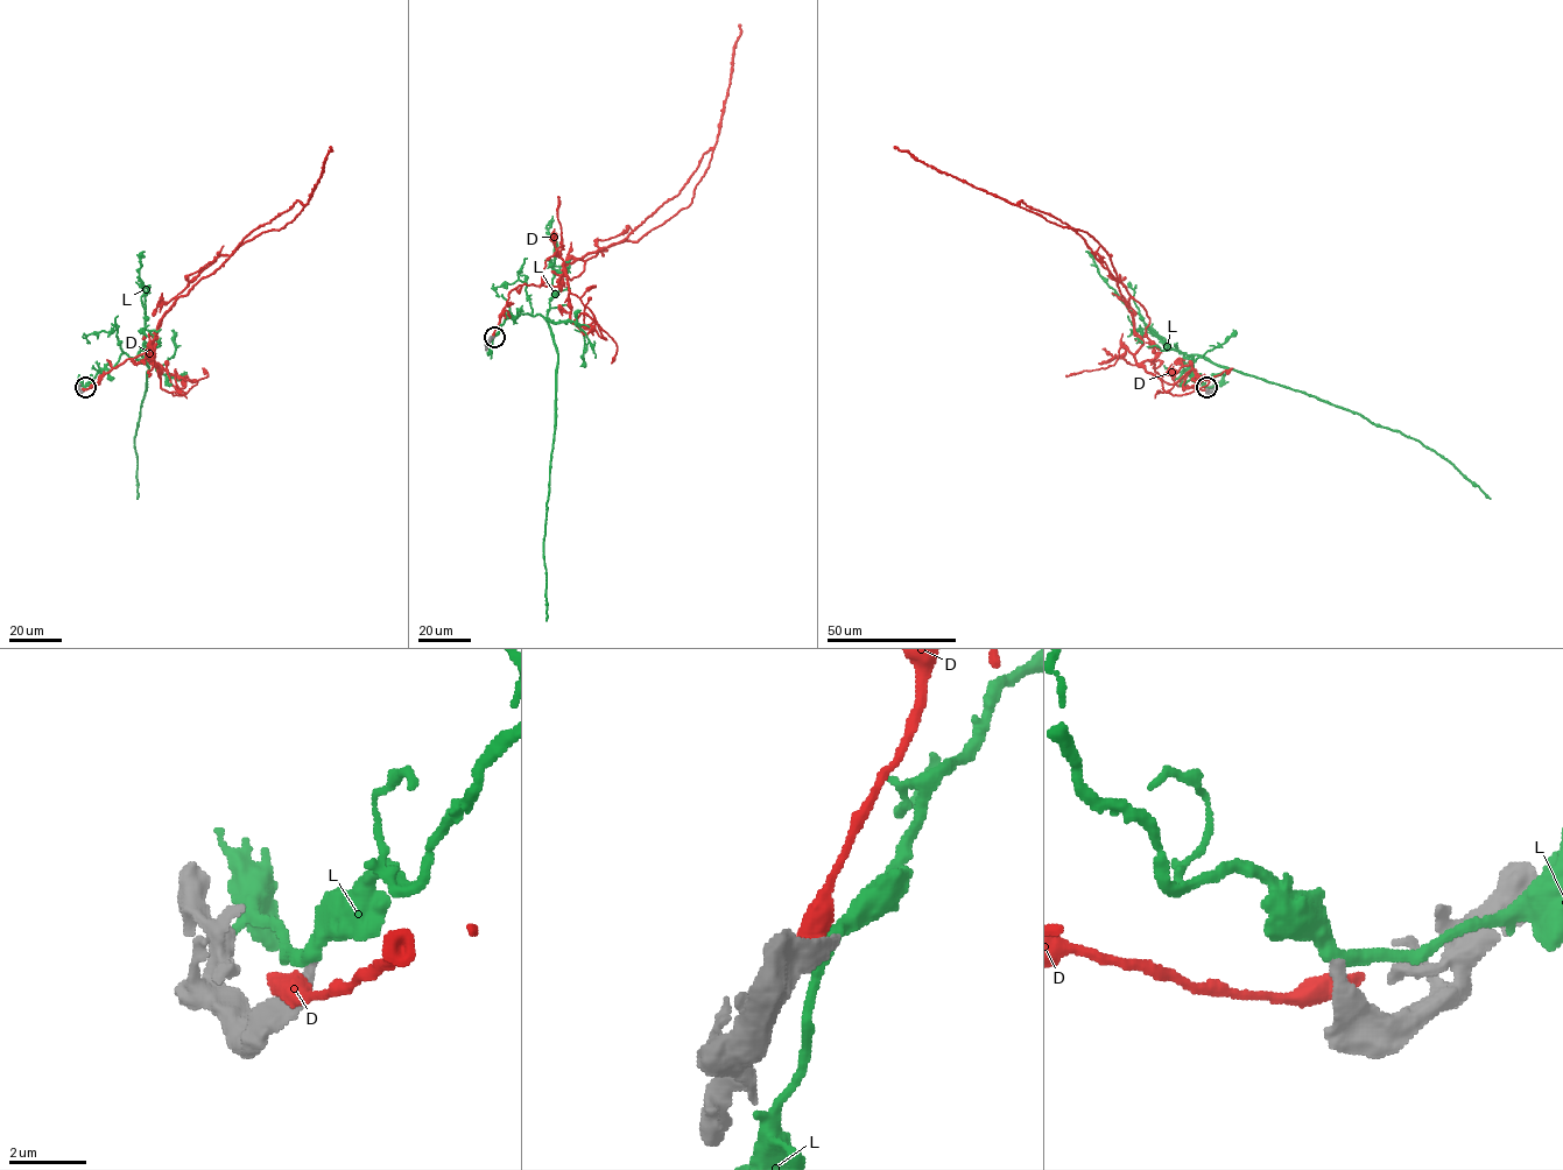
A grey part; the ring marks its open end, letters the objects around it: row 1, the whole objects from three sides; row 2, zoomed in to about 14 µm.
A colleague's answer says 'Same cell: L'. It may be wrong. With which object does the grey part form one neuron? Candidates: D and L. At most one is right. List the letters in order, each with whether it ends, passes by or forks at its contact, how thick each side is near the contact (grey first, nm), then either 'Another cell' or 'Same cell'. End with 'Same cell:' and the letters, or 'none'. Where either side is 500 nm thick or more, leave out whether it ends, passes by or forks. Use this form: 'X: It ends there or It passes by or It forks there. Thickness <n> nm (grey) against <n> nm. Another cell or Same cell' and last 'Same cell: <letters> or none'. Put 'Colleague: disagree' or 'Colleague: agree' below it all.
D: Thickness 550 nm (grey) against 650 nm. Another cell
L: It passes by. Thickness 320 nm (grey) against 340 nm. Another cell
Same cell: none
Colleague: disagree

